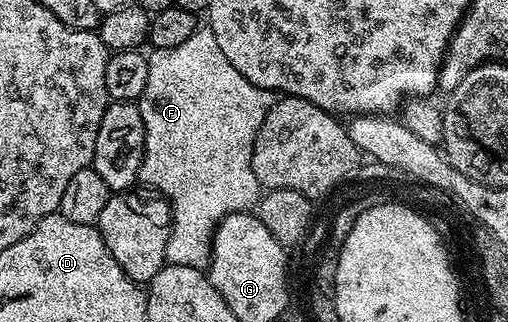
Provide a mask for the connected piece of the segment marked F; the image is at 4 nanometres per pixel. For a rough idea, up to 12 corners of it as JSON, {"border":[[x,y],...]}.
{"border":[[214,32],[147,55],[139,181],[204,270],[274,108]]}

